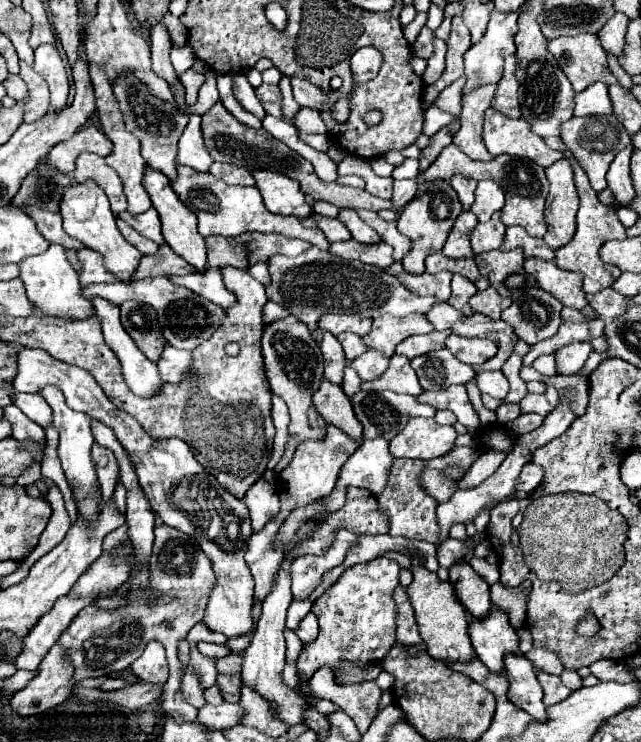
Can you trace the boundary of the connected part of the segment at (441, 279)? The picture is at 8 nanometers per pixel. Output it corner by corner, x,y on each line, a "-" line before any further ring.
395,261
385,271
389,271
393,277
397,277
415,295
433,295
439,301
447,301
449,295
451,295
451,277
453,275
449,271
441,271
441,273
435,273
435,275
429,275
429,273
413,275
413,273
407,273
403,269
401,261

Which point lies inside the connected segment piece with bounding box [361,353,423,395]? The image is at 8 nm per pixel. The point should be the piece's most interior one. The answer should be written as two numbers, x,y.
400,377

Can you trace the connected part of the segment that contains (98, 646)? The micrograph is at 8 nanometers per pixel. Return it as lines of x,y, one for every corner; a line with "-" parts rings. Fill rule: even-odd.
167,525
155,527
155,543
153,555
149,559
151,565
151,585
143,591
133,591
127,603
121,609
105,611
95,605
85,607
71,625
61,633
57,643
65,651
65,657
73,665
73,679
79,683
87,677
105,677
109,673
117,673
127,669
137,657
139,651
151,641
157,639
169,651
169,685
163,691
161,705
165,715
175,721
195,723
197,709
191,707
181,695
181,677
183,665
177,659
177,643
187,635
187,631
205,617
205,607
215,587
215,573
211,567
211,559
201,551
195,537
171,529

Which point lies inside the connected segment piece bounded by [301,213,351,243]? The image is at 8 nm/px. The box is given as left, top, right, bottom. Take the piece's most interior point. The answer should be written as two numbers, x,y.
333,228

